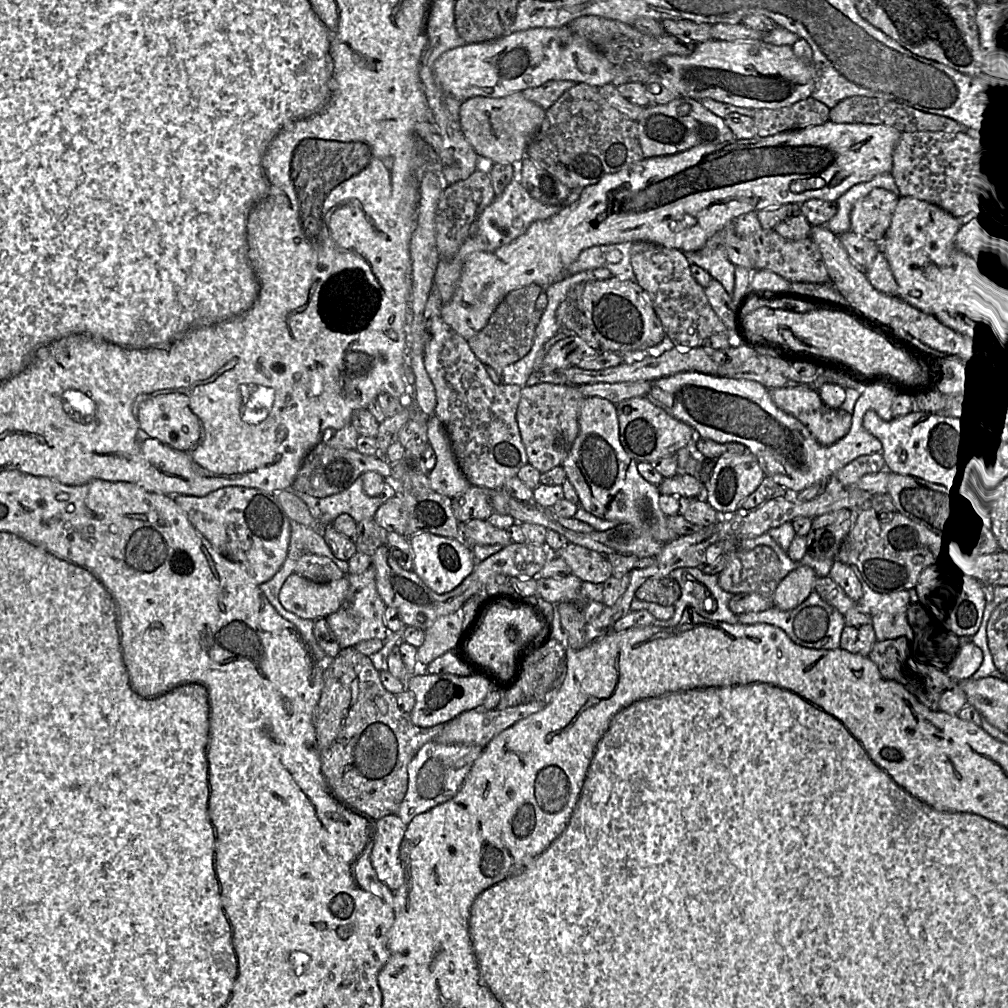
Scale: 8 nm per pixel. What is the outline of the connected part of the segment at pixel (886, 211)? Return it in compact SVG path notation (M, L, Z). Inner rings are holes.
M878 189L859 201L851 211L850 231L881 243L896 211L900 197Z

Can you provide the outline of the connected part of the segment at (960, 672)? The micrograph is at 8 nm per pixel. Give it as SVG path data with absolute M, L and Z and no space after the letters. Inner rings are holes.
M964 639L954 654L947 660L947 668L958 681L962 681L978 670L983 660L983 652L972 640Z

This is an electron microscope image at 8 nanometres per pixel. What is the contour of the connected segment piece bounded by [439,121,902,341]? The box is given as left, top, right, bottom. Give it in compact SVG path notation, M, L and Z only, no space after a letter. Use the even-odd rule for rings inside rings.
M831 121L820 126L812 126L804 129L784 131L768 137L754 137L752 139L735 140L729 143L700 144L686 151L665 156L644 158L641 161L630 164L620 171L605 175L597 183L588 185L580 190L577 200L571 204L564 204L562 209L555 215L545 220L532 223L529 228L519 237L493 251L477 251L467 256L463 263L461 275L451 300L441 307L440 318L446 322L454 331L464 337L467 341L482 330L488 323L496 307L504 297L514 289L522 286L536 284L547 287L562 279L568 267L578 258L580 253L589 247L596 245L608 245L624 242L647 241L665 247L675 248L682 252L701 249L707 240L718 230L722 229L733 220L748 212L778 207L786 204L801 205L810 199L820 199L836 202L842 195L852 187L871 182L876 177L891 173L893 166L894 149L902 133L896 129L884 125L870 124L836 124Z

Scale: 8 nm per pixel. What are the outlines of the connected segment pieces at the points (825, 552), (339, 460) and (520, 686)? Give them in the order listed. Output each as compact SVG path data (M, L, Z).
M841 509L812 518L806 537L806 554L834 561L840 546L853 527L859 509Z
M321 441L303 459L290 489L317 498L327 497L347 489L361 474L368 471L390 479L391 465L379 455L361 454L356 449L333 448Z
M553 638L526 659L519 682L502 694L496 709L530 702L542 695L552 695L564 679L565 660L566 645Z

